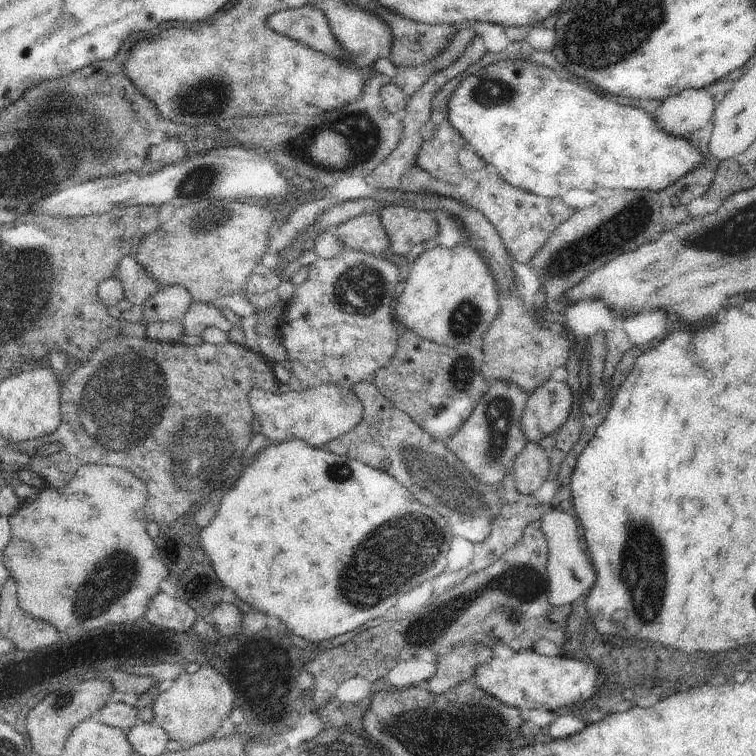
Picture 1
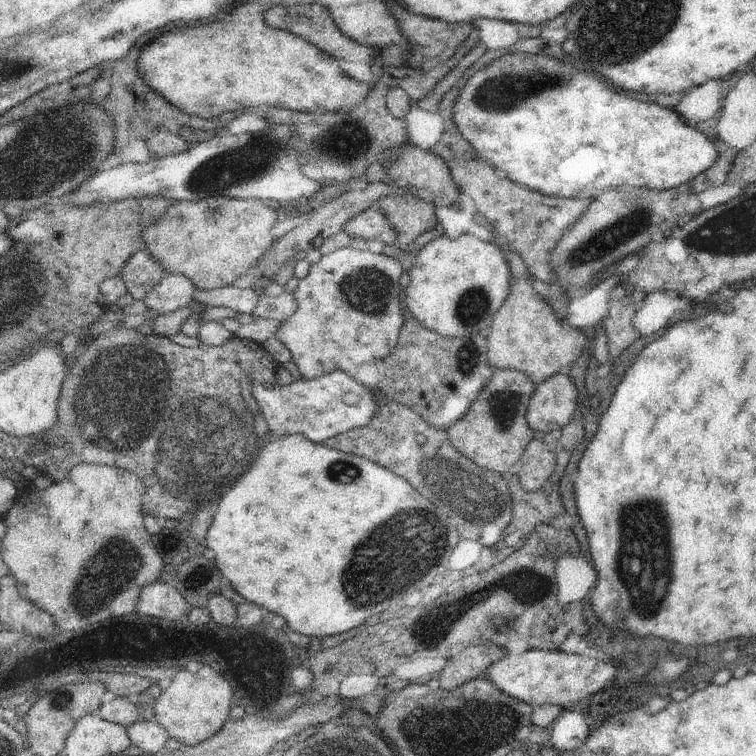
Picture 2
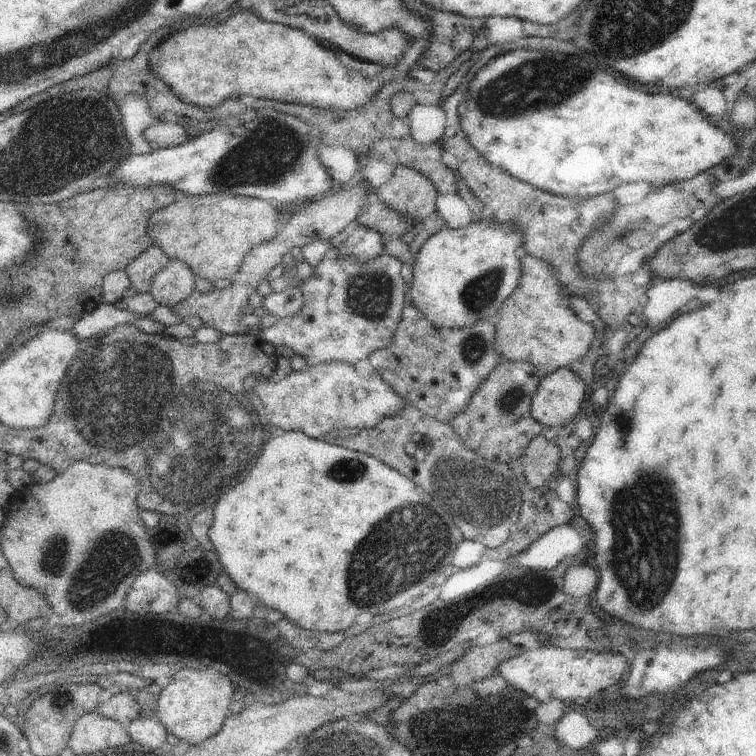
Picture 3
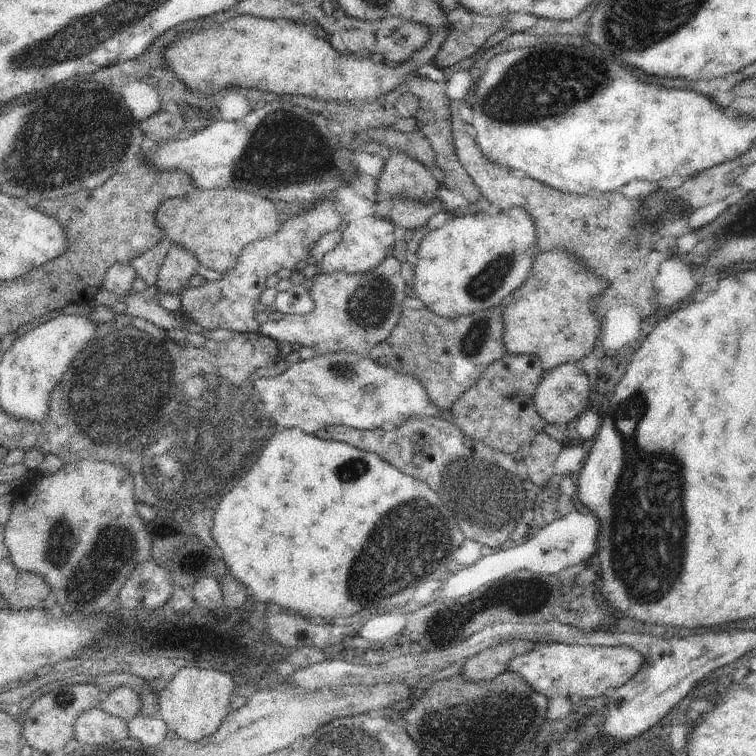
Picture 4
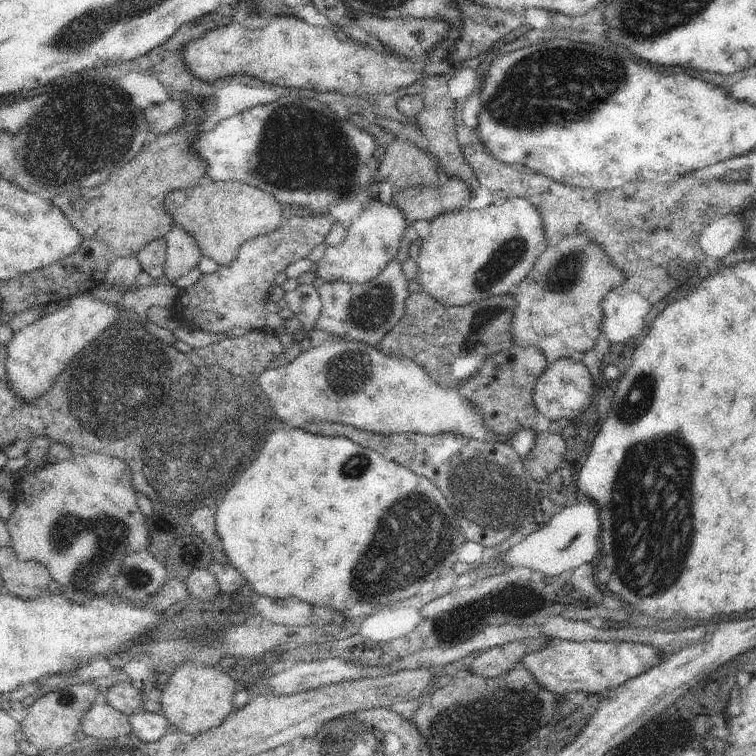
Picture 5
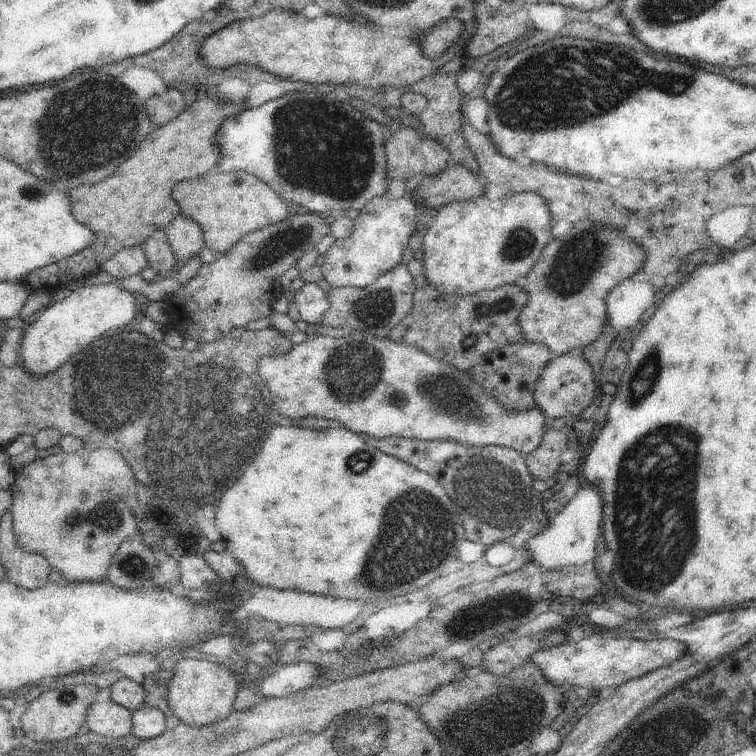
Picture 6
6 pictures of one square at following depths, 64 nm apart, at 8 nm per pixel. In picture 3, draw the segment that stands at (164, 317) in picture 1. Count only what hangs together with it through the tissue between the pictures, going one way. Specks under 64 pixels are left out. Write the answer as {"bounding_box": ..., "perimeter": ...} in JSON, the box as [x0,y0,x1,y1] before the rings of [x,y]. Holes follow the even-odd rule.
{"bounding_box":[149,258,197,308],"perimeter":[[[169,258],[167,266],[153,278],[153,286],[149,288],[149,292],[159,306],[173,308],[195,290],[195,278],[197,276],[187,262]]]}

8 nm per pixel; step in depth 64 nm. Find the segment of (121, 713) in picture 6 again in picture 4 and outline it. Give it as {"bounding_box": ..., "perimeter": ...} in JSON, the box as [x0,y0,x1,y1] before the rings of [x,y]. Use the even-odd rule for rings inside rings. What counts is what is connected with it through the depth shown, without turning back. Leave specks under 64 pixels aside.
{"bounding_box":[75,706,129,746],"perimeter":[[[99,706],[87,710],[75,724],[75,736],[81,744],[91,746],[109,746],[113,742],[121,742],[129,736],[129,726],[123,718],[113,716]]]}

